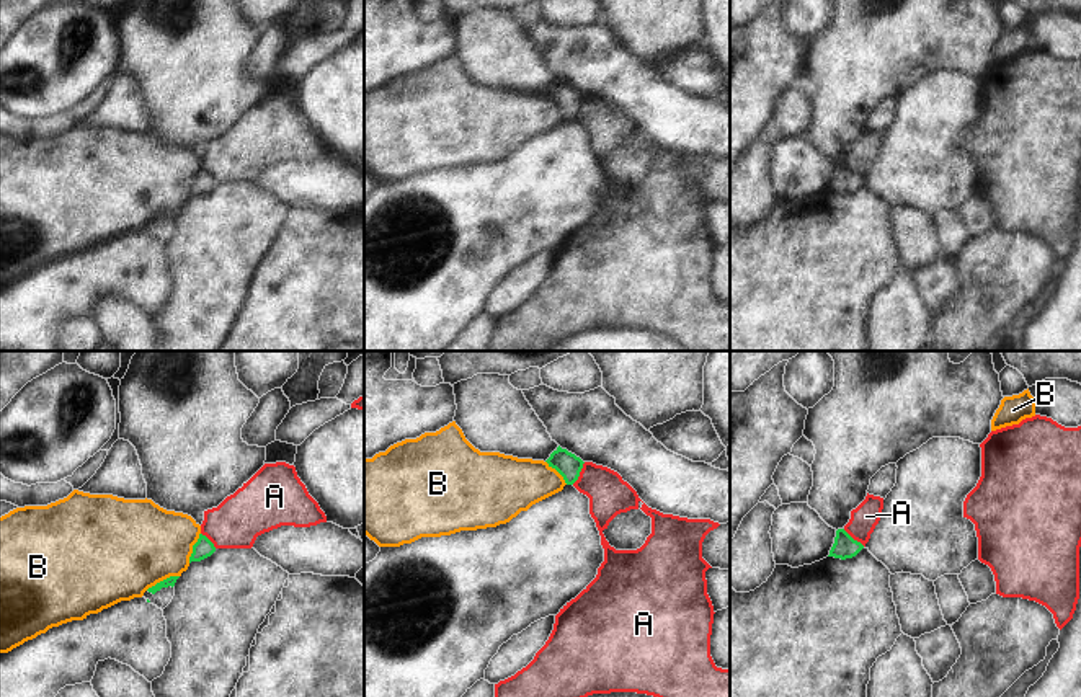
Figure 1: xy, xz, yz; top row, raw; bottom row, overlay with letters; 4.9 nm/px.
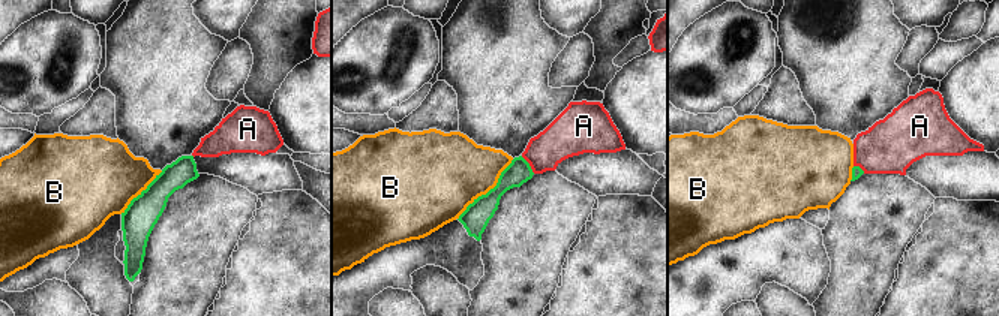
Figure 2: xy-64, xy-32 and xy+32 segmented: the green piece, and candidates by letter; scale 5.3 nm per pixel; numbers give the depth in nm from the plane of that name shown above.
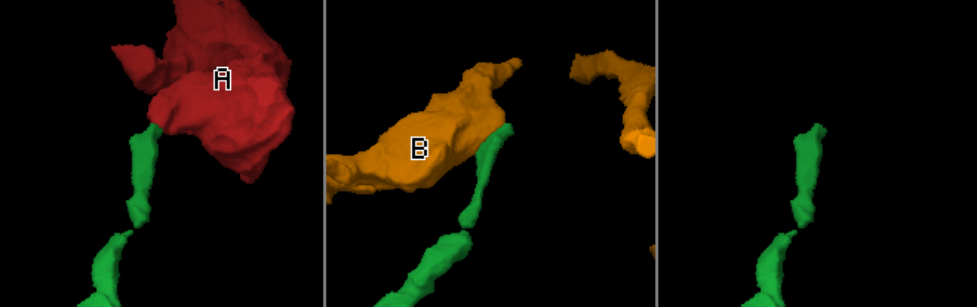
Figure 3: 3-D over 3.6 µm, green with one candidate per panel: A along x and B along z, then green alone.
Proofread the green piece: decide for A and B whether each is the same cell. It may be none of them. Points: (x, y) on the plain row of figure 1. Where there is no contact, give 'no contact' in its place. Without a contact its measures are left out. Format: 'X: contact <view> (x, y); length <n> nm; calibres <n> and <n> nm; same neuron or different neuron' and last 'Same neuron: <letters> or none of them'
A: contact xz (578, 108); length 130 nm; calibres 120 and 200 nm; different neuron
B: contact xy (164, 214); length 180 nm; calibres 50 and 460 nm; different neuron
Same neuron: none of them

